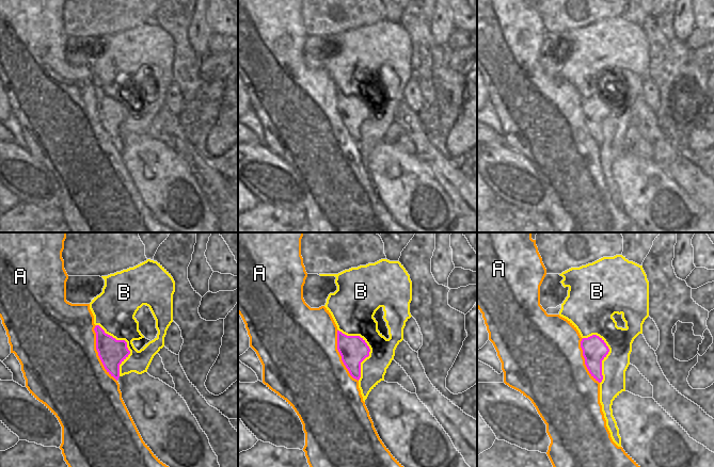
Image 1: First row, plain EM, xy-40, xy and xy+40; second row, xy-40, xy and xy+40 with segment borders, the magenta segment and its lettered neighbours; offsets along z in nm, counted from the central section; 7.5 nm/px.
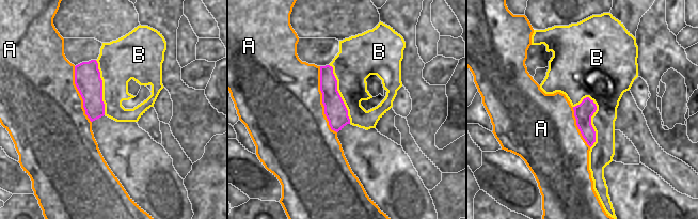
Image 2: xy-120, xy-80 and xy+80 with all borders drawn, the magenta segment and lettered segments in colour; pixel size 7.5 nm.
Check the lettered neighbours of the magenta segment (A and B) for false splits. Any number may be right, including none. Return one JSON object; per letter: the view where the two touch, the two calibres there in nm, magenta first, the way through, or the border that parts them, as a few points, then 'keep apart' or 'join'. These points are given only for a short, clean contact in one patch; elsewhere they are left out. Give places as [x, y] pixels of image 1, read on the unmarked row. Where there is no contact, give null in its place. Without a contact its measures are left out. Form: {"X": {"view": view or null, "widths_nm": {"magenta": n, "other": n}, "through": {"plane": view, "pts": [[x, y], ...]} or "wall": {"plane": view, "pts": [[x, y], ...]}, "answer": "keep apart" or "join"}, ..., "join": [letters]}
{"A": {"view": "xy-40", "widths_nm": {"magenta": 200, "other": 480}, "answer": "keep apart"}, "B": {"view": "xy-40", "widths_nm": {"magenta": 200, "other": 300}, "answer": "keep apart"}, "join": []}

